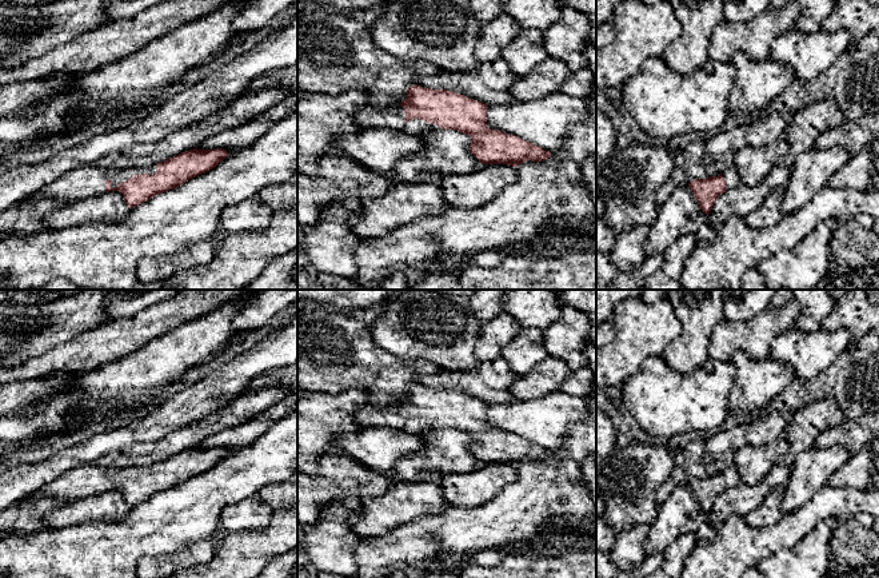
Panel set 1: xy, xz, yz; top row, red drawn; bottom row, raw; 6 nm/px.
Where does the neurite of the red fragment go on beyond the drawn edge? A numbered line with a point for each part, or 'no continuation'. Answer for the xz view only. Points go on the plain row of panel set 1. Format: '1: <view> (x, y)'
1: xz (371, 415)

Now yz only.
1: yz (731, 475)

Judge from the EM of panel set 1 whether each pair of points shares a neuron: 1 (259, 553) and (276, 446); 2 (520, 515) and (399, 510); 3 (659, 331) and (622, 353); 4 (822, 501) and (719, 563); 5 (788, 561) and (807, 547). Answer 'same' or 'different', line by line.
1: different
2: different
3: same
4: same
5: same

